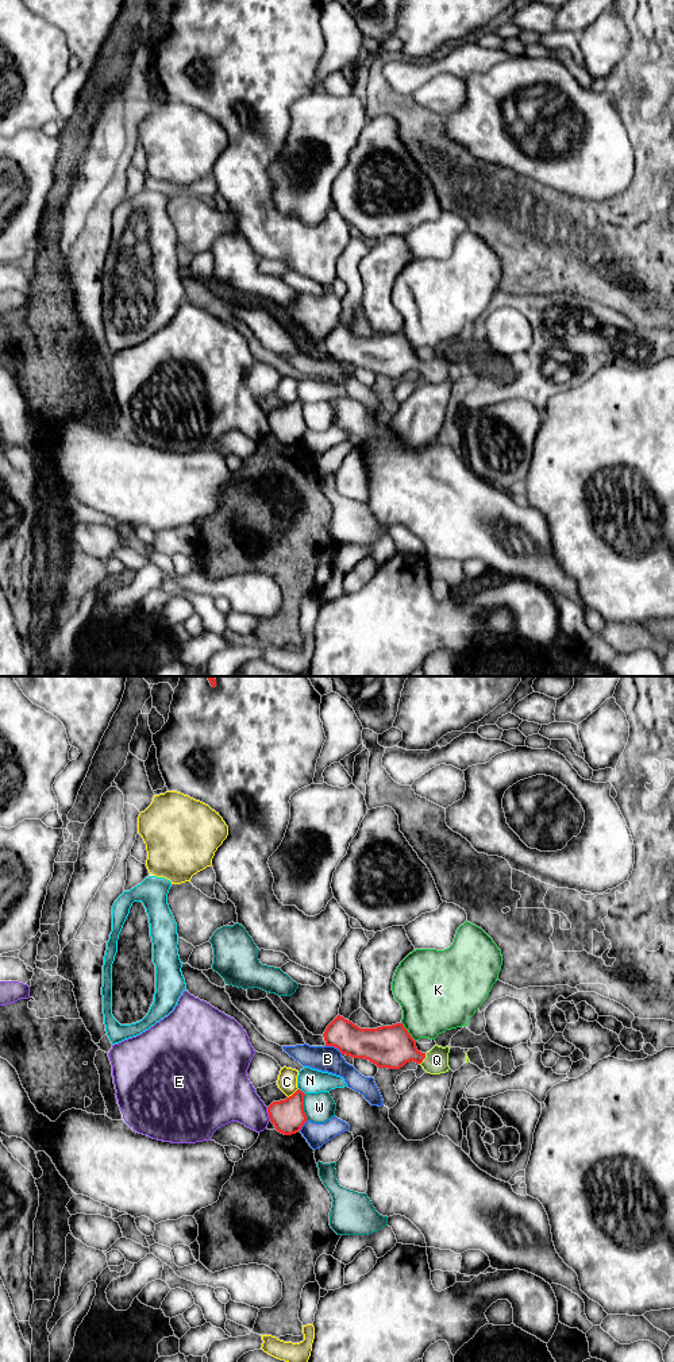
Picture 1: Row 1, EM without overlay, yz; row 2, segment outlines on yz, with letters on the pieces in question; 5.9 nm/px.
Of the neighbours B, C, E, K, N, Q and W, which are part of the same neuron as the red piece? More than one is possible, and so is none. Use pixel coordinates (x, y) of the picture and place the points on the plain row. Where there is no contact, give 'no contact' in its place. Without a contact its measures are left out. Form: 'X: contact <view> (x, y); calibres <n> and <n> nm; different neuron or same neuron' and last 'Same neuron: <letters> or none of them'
B: contact yz (334, 355); calibres 200 and 160 nm; different neuron
C: contact yz (293, 402); calibres 200 and 120 nm; different neuron
E: contact yz (268, 421); calibres 200 and 300 nm; different neuron
K: contact yz (407, 340); calibres 260 and 400 nm; different neuron
N: contact yz (301, 400); calibres 200 and 150 nm; different neuron
Q: contact yz (424, 366); calibres 260 and 140 nm; same neuron
W: contact yz (303, 416); calibres 200 and 180 nm; different neuron
Same neuron: Q

